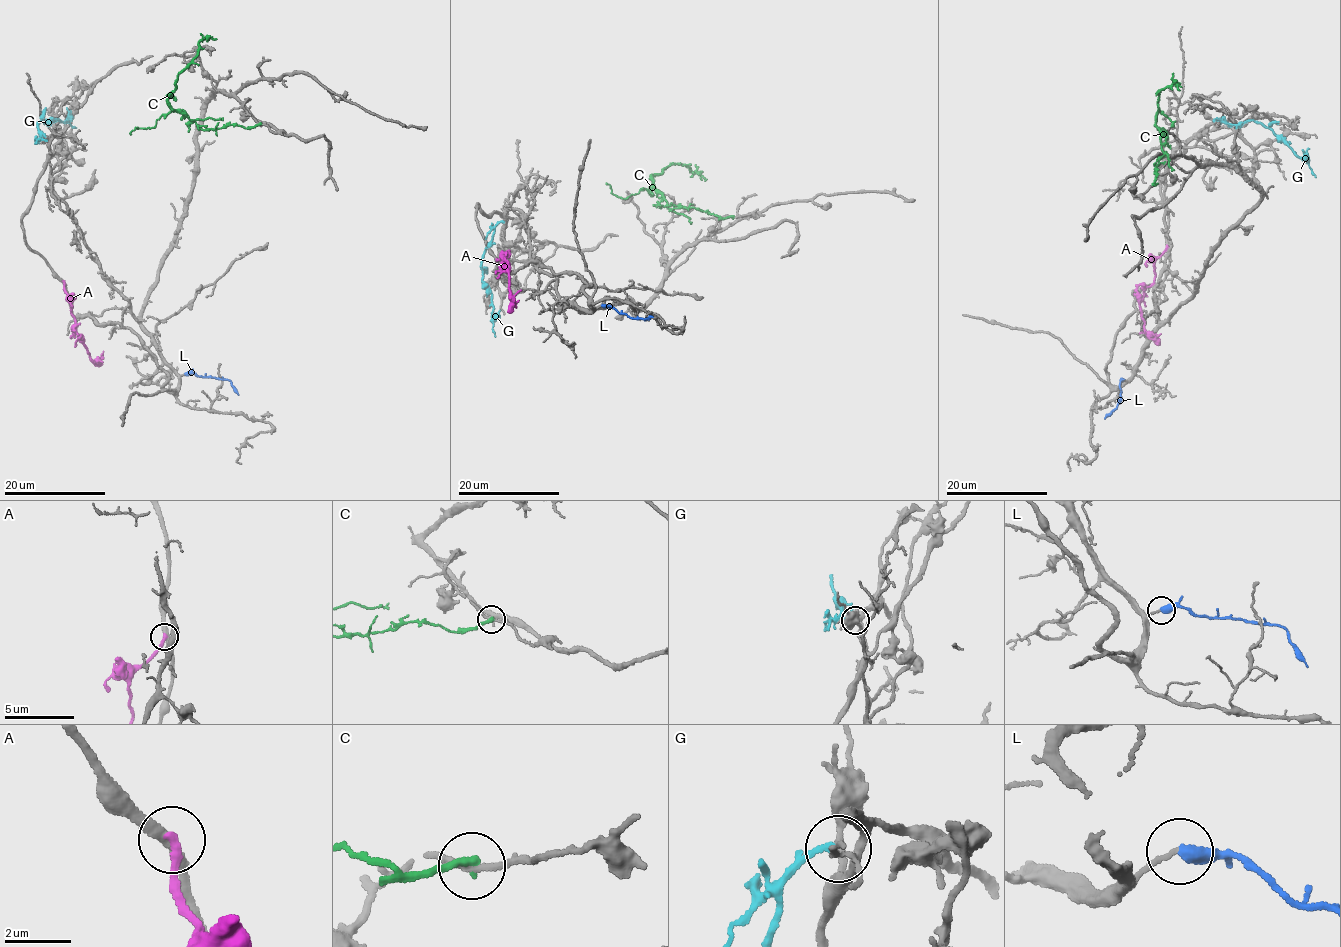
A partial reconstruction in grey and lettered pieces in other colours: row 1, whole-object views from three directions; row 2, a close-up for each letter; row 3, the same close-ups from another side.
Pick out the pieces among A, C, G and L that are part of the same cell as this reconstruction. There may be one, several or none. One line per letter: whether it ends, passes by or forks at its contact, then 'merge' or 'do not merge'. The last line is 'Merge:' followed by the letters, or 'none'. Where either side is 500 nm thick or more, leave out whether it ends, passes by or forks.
A: it ends; do not merge
C: it ends; do not merge
G: it ends; do not merge
L: it ends; do not merge
Merge: none

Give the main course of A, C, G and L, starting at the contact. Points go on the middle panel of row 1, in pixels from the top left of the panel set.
A: (497, 260), (503, 259), (500, 270), (504, 267), (503, 261), (505, 261), (511, 305), (517, 307)
C: (732, 217), (668, 204), (651, 180), (652, 174), (676, 163), (706, 180)
G: (504, 221), (494, 228), (492, 243), (482, 257), (483, 284), (492, 297), (491, 321), (495, 336)
L: (601, 306), (612, 306), (618, 312), (643, 319), (652, 317)

